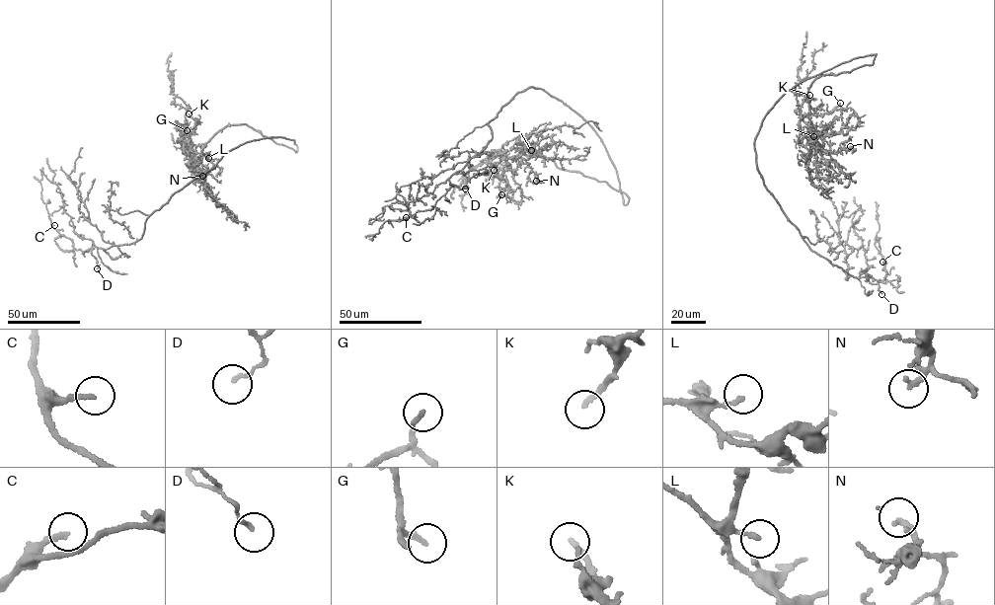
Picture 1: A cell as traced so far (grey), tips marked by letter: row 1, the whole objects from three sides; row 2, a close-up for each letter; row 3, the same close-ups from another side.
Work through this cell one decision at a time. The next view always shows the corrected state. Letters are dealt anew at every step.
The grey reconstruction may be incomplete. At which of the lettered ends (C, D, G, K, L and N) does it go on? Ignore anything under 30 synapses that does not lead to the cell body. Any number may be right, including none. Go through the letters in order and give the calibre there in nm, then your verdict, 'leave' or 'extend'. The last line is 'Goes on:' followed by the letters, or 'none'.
C: 200 nm thick; leave
D: 140 nm thick; leave
G: 170 nm thick; extend
K: 170 nm thick; extend
L: 180 nm thick; leave
N: 220 nm thick; extend
Goes on: G, K, N

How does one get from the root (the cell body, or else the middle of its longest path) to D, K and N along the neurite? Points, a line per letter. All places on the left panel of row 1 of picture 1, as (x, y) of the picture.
D: (260, 138), (228, 151), (213, 167), (177, 191), (146, 219), (139, 239), (105, 249), (93, 243), (97, 268)
K: (260, 138), (293, 139), (297, 152), (244, 123), (192, 144), (189, 135), (197, 120), (189, 113)
N: (260, 138), (293, 139), (297, 152), (244, 123), (227, 124), (204, 144), (194, 164), (197, 175), (202, 176)

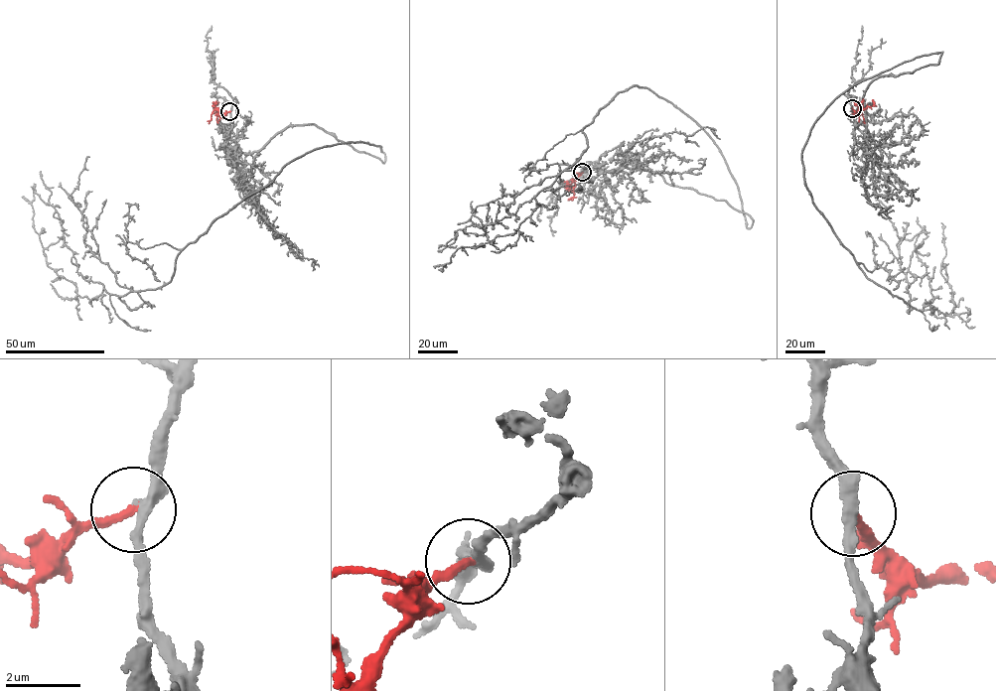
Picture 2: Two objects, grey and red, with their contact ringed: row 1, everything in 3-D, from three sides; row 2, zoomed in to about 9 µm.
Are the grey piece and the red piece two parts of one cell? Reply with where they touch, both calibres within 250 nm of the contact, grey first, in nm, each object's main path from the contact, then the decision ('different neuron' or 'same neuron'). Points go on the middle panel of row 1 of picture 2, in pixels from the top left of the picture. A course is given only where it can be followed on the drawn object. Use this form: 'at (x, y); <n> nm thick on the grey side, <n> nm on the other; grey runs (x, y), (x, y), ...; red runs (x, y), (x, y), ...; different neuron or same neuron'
at (582, 172); 280 nm thick on the grey side, 220 nm on the other; grey runs (582, 172), (657, 173), (753, 221), (711, 139), (637, 84), (583, 128), (587, 149), (514, 233), (442, 269); red runs (582, 172), (574, 181), (574, 195), (568, 199); same neuron

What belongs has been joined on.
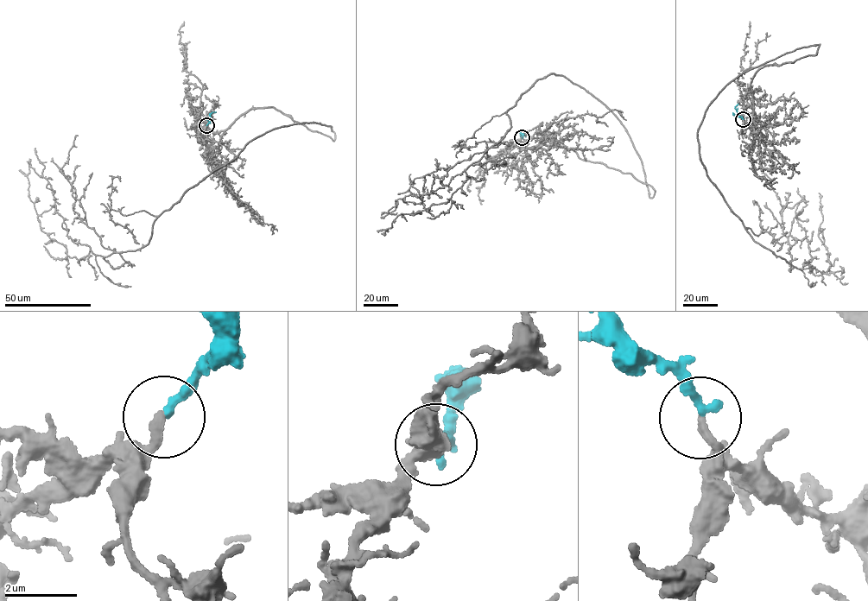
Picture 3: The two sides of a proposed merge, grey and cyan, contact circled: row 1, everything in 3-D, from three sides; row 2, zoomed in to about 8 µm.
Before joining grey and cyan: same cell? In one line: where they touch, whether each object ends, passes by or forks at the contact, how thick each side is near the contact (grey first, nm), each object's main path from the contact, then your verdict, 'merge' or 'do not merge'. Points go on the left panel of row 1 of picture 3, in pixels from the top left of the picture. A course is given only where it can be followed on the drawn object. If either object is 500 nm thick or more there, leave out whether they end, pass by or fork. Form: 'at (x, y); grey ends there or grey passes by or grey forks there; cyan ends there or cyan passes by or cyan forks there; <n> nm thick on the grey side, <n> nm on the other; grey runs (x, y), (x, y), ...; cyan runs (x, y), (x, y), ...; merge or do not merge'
at (206, 125); grey ends there; cyan ends there; 240 nm thick on the grey side, 260 nm on the other; grey runs (206, 125), (271, 107), (334, 139), (319, 123), (267, 131), (147, 244), (79, 259), (41, 230), (31, 159); cyan runs (206, 125), (209, 116), (216, 112); merge

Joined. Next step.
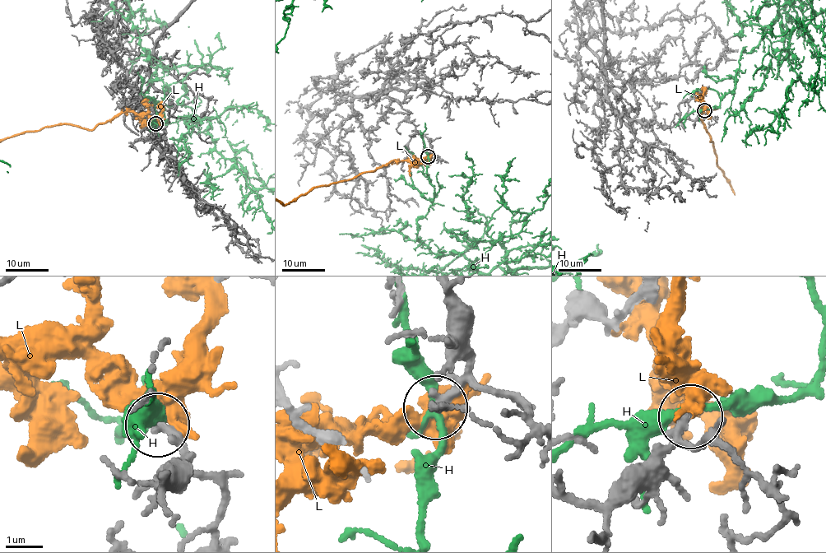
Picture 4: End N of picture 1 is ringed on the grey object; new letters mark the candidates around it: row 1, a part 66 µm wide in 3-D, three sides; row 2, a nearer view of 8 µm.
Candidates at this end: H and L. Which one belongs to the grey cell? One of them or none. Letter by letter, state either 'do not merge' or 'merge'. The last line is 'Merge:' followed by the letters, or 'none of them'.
H: do not merge
L: do not merge
Merge: none of them

